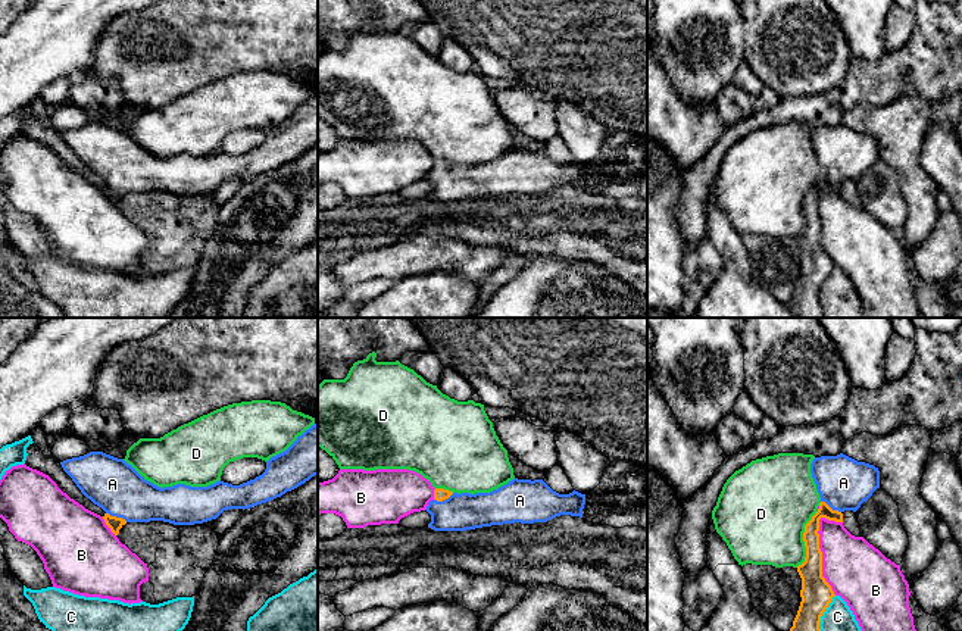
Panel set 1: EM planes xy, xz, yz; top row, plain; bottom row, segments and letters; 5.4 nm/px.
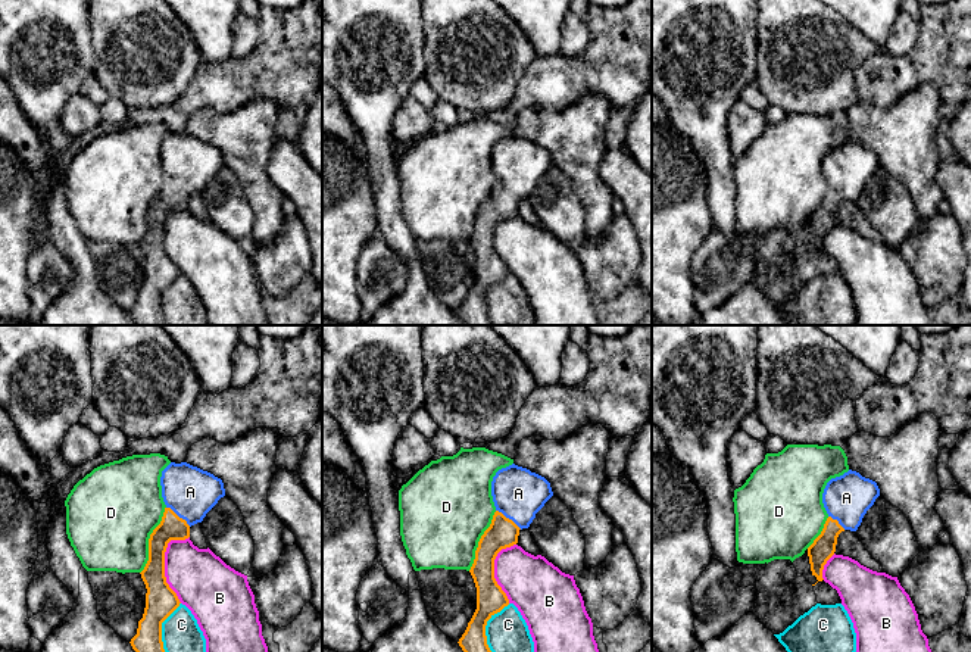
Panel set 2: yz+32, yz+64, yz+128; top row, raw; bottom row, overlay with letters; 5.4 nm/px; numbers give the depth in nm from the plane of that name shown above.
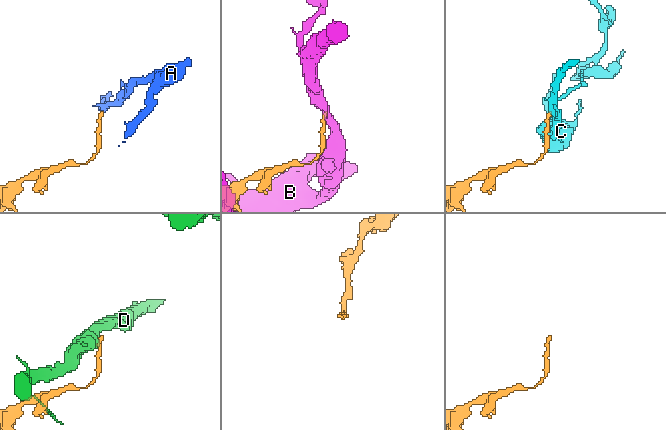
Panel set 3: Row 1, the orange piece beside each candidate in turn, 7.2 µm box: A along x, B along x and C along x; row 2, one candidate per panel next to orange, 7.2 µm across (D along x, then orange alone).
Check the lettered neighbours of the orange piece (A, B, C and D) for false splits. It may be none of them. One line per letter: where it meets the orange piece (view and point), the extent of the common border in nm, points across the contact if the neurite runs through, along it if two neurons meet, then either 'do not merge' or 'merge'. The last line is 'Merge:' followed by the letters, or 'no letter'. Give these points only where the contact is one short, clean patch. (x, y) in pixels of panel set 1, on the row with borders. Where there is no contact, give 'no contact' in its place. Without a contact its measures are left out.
A: contact xy (115, 517); length 130 nm; way xy (115, 524), (115, 517), (115, 487), (112, 484); merge
B: contact yz (821, 556); length 440 nm; do not merge
C: contact yz (824, 611); length 220 nm; do not merge
D: contact yz (803, 540); length 320 nm; do not merge
Merge: A

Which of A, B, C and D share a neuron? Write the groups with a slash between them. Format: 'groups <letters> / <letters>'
groups A / B / C / D

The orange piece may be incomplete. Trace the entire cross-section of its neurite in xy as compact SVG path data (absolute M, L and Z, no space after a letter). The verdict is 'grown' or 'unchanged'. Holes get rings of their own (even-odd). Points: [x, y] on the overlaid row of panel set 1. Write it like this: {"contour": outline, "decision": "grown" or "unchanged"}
{"contour": "M318 424L299 435L285 452L271 457L262 475L240 485L218 481L207 487L177 484L160 488L141 477L124 459L103 452L90 452L66 459L60 465L81 493L106 512L103 519L115 535L127 522L163 521L174 525L194 525L216 519L228 509L244 510L281 497L318 475Z", "decision": "grown"}

